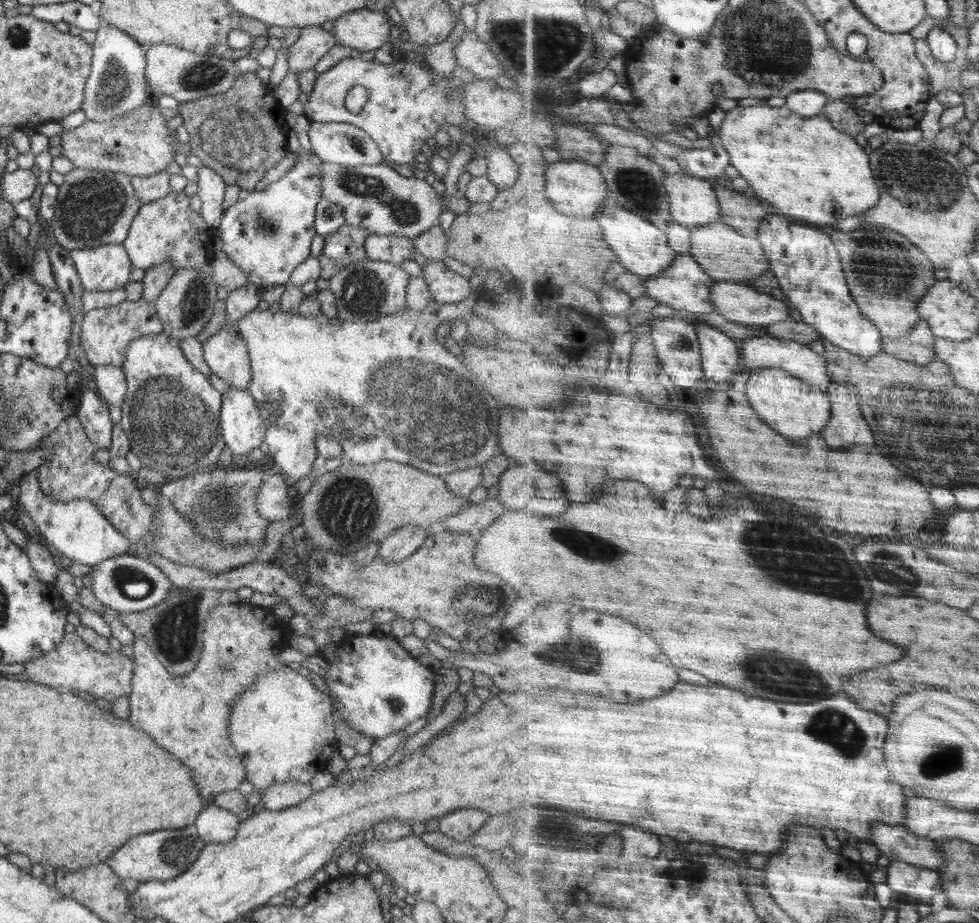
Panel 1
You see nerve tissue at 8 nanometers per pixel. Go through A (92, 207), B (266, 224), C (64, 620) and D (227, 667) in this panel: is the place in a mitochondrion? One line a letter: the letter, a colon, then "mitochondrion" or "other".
A: mitochondrion
B: mitochondrion
C: other
D: mitochondrion

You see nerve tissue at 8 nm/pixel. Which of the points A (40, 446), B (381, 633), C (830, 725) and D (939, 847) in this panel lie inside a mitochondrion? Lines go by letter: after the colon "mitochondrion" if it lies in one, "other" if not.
A: other
B: other
C: mitochondrion
D: other

